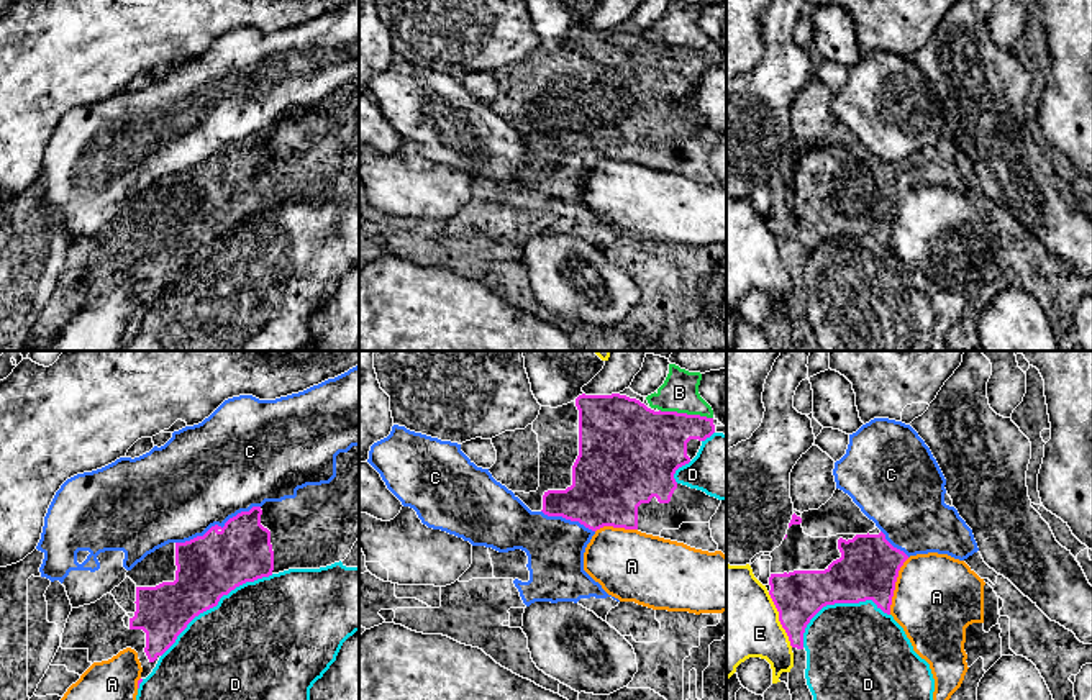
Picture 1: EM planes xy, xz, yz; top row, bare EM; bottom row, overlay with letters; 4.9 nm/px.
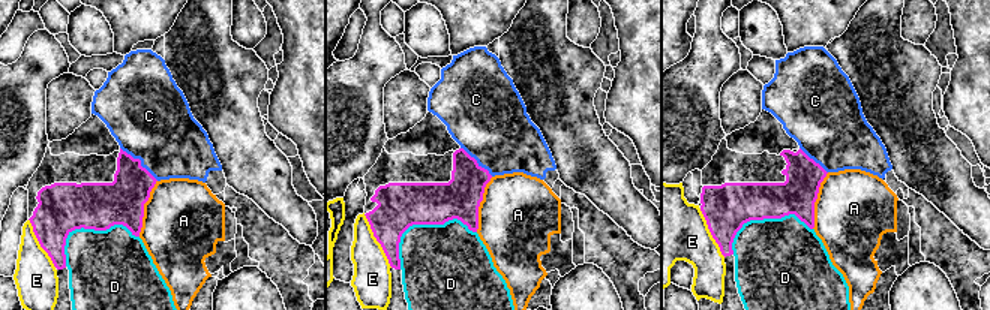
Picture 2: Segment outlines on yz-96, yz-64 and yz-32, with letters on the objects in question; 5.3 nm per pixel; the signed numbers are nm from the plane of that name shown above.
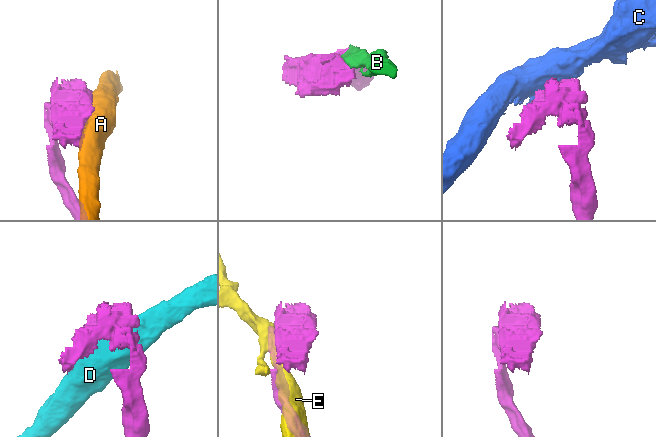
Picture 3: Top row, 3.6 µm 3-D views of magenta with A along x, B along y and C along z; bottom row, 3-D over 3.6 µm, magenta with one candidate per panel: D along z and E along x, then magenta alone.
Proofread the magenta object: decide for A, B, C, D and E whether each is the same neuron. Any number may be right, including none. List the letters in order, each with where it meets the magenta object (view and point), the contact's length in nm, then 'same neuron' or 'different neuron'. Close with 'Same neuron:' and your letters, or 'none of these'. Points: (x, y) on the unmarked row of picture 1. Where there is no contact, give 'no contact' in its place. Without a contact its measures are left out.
A: contact yz (894, 218); length 300 nm; different neuron
B: contact xz (686, 46); length 260 nm; same neuron
C: contact xy (217, 158); length 460 nm; different neuron
D: contact xy (215, 238); length 700 nm; different neuron
E: contact yz (779, 253); length 300 nm; different neuron
Same neuron: B

